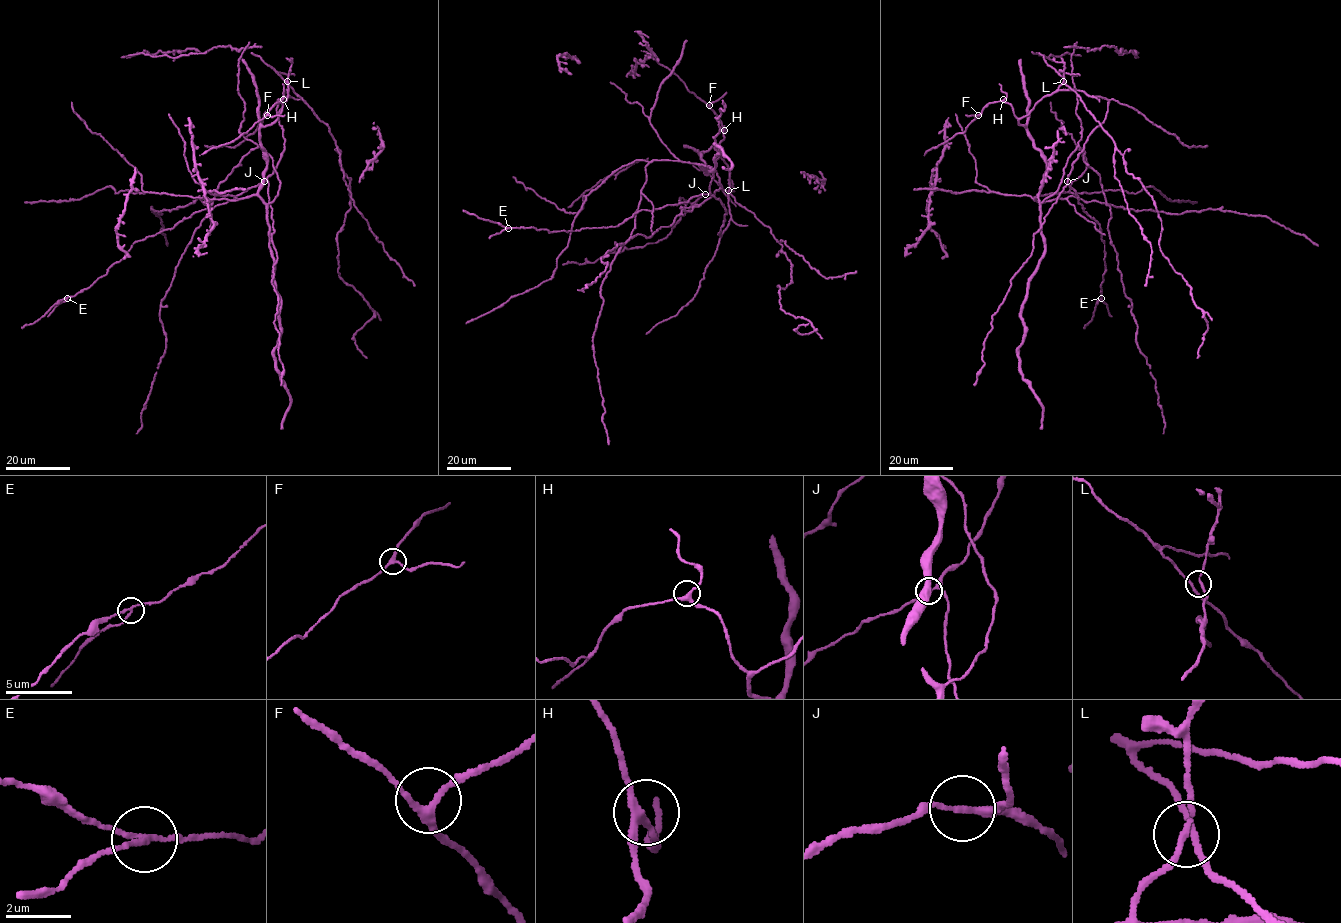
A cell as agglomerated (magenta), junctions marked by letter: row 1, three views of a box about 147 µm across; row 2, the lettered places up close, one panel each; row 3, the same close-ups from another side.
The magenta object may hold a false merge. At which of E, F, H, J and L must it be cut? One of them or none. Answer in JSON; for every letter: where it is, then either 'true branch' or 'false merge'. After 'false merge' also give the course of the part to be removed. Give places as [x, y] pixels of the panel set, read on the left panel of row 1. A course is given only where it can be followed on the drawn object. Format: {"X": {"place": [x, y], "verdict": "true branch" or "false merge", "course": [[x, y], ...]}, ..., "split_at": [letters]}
{"E": {"place": [67, 298], "verdict": "false merge", "course": [[67, 298], [48, 317]]}, "F": {"place": [267, 115], "verdict": "true branch"}, "H": {"place": [283, 99], "verdict": "true branch"}, "J": {"place": [264, 181], "verdict": "true branch"}, "L": {"place": [287, 81], "verdict": "true branch"}, "split_at": ["E"]}

